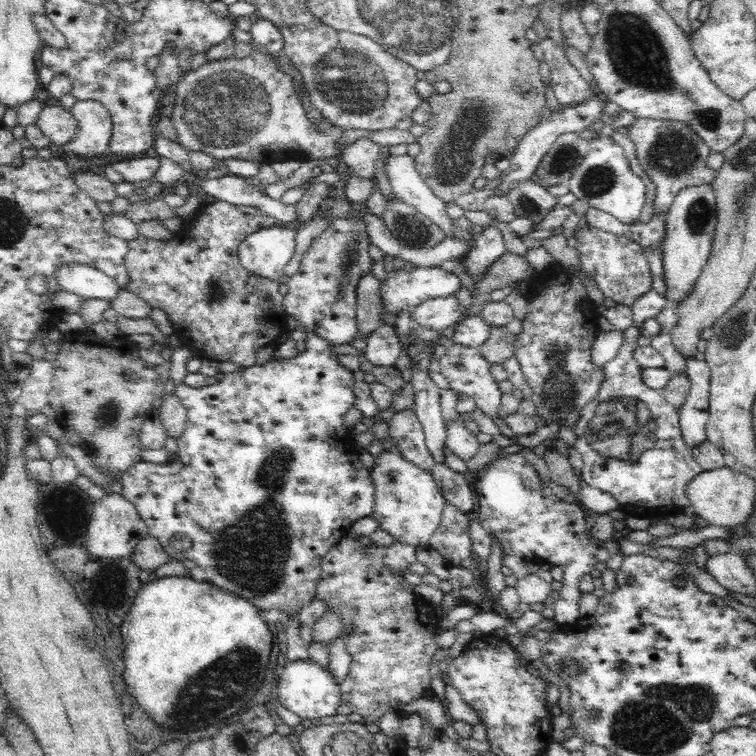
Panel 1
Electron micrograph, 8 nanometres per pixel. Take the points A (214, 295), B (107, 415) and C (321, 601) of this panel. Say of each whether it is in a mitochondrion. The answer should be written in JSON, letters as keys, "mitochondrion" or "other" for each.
{"A":"mitochondrion","B":"mitochondrion","C":"other"}

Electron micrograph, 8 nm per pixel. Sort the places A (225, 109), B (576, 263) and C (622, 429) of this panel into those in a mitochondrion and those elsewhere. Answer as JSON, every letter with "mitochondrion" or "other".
{"A":"mitochondrion","B":"other","C":"mitochondrion"}

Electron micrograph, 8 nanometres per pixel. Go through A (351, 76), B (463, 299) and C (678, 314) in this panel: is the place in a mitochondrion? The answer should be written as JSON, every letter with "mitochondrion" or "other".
{"A":"mitochondrion","B":"other","C":"other"}

